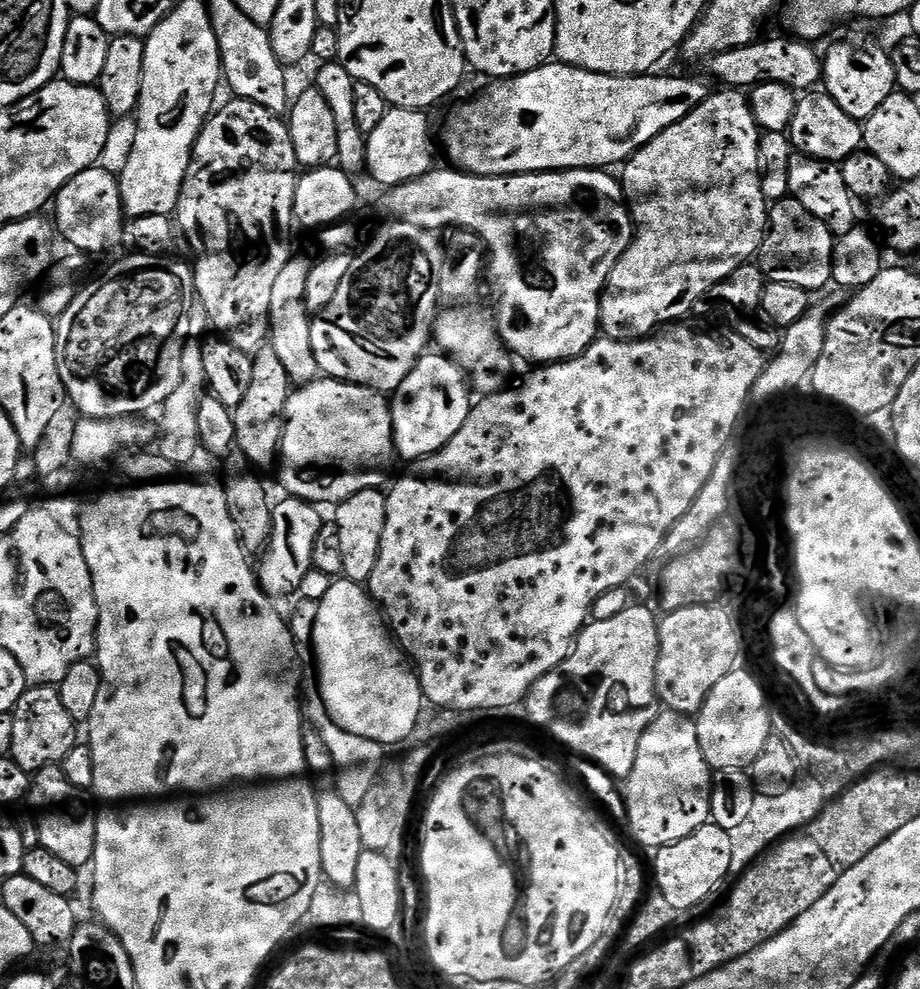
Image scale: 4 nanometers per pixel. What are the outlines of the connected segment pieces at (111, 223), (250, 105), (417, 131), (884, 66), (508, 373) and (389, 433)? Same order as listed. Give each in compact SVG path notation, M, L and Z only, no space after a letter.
M93 166L82 170L56 196L56 220L54 228L73 244L75 251L80 254L88 252L104 252L115 246L126 236L126 213L124 210L124 196L120 192L120 182L101 166Z
M229 99L225 108L217 107L204 124L192 151L184 185L174 213L175 223L192 248L194 292L204 304L213 329L238 350L255 354L269 343L270 297L278 273L294 255L294 190L298 165L288 125L281 117L249 100Z
M389 107L386 118L378 125L378 130L367 133L366 139L366 172L372 175L378 183L384 184L385 189L392 188L395 184L405 184L411 180L422 178L427 172L433 171L432 164L432 124L428 121L429 113L419 108Z
M836 44L822 56L823 87L828 95L834 98L834 102L838 102L838 106L842 106L846 114L850 114L850 118L861 122L868 120L870 114L874 114L874 110L878 110L878 106L882 106L882 102L886 102L886 98L890 98L890 94L898 88L898 68L892 65L892 60L888 57L891 55L883 47L876 44L875 46L872 44Z
M452 306L448 312L441 311L436 317L435 343L440 343L439 351L447 354L464 369L471 387L480 394L501 391L512 376L513 353L498 334L493 317L484 312L475 312L472 306Z
M317 378L309 384L299 385L284 407L284 437L280 440L280 456L282 464L284 460L280 480L288 491L285 493L310 504L339 506L346 498L358 494L358 490L383 489L389 483L388 471L392 468L392 459L395 461L398 456L389 397L361 384L348 384L345 380L331 378Z

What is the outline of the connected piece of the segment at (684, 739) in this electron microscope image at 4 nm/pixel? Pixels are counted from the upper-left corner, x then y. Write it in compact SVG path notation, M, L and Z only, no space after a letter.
M661 711L655 722L649 726L638 742L638 754L634 758L634 770L626 777L625 788L622 788L622 799L626 809L626 821L632 836L644 848L655 850L667 844L678 842L703 824L709 823L712 811L713 769L709 768L702 754L702 746L698 742L698 730L693 717L683 716L680 712Z

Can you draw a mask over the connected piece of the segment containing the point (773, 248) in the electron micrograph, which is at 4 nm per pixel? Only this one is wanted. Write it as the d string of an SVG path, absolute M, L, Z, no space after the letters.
M785 198L771 205L768 213L768 230L760 245L758 263L768 282L786 282L810 294L832 284L832 231L821 220L814 218L802 202Z

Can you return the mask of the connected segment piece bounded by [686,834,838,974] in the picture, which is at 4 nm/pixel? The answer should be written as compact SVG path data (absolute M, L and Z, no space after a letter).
M792 834L773 844L740 873L728 901L720 909L708 912L691 925L686 943L692 954L693 973L718 970L782 934L834 886L837 875L834 863L807 834Z

